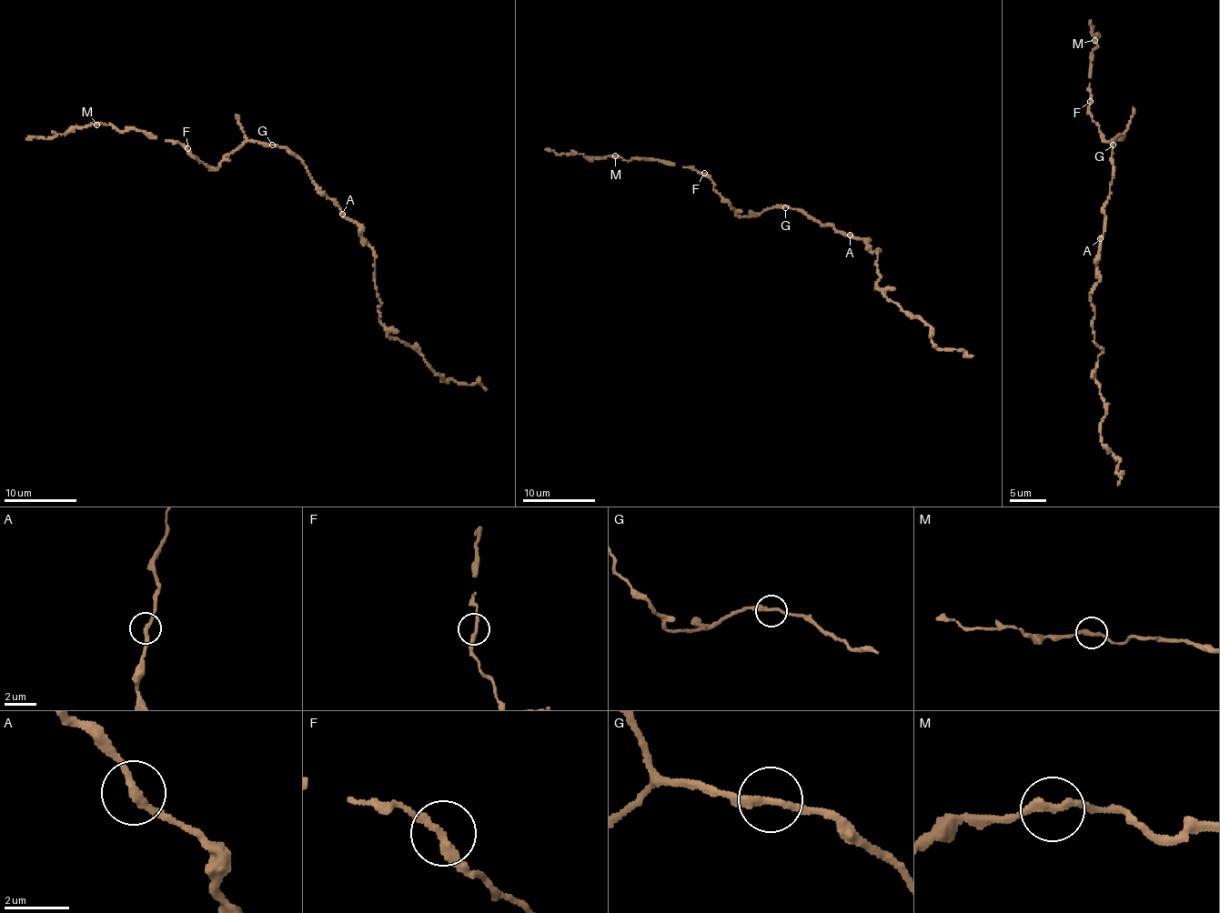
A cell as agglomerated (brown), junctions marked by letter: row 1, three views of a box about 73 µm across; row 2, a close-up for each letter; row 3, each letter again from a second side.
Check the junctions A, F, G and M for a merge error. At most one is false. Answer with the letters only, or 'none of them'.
none of them

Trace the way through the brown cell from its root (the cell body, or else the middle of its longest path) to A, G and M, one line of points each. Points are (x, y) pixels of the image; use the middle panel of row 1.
A: (822, 224), (831, 225), (847, 236), (850, 235)
G: (822, 224), (798, 209), (785, 207)
M: (822, 224), (787, 207), (739, 215), (709, 177), (690, 167), (615, 155)

